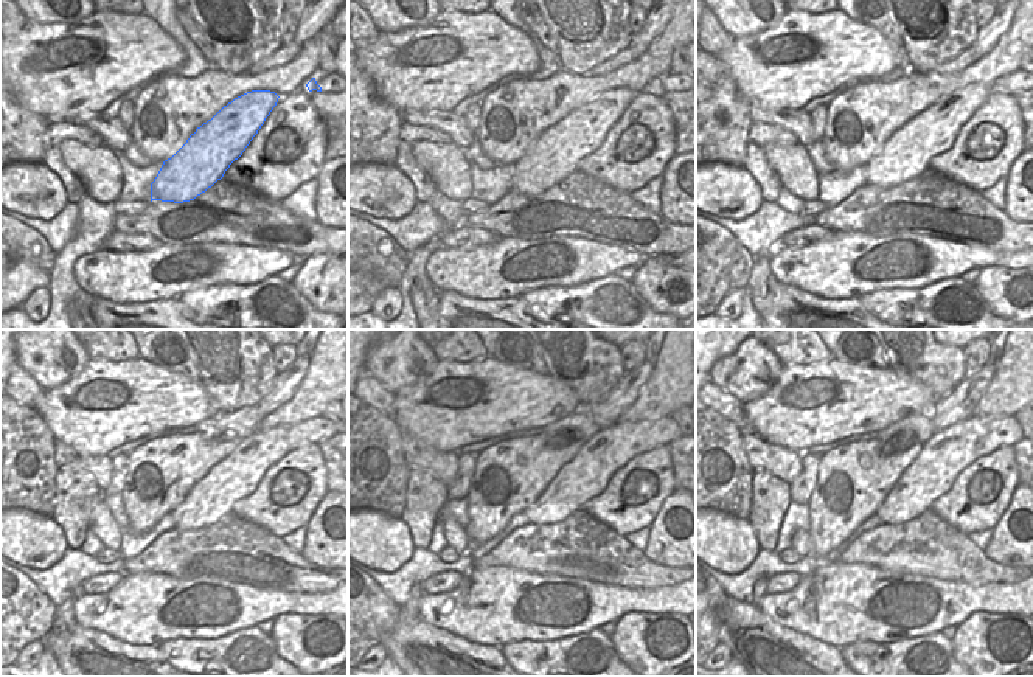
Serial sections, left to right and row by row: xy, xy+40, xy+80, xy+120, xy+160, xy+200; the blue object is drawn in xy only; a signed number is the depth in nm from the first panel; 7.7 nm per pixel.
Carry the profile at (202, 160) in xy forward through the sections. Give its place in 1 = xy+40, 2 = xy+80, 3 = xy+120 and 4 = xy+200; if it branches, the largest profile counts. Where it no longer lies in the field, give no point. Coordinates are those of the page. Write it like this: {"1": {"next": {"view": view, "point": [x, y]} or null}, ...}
{"1": {"next": {"view": "xy+40", "point": [555, 156]}}, "2": {"next": {"view": "xy+80", "point": [906, 154]}}, "3": {"next": {"view": "xy+120", "point": [238, 475]}}, "4": {"next": {"view": "xy+200", "point": [946, 454]}}}

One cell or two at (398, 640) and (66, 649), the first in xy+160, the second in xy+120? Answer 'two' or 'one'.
one

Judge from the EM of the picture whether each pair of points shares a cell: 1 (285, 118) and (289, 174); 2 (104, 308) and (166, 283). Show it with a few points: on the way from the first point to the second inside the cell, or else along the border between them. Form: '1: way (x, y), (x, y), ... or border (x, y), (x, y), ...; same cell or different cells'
1: way (292, 132), (292, 160); same cell
2: border (93, 297), (115, 302), (157, 302); different cells

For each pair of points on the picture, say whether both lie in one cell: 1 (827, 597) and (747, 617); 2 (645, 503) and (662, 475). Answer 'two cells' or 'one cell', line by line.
1: two cells
2: one cell

